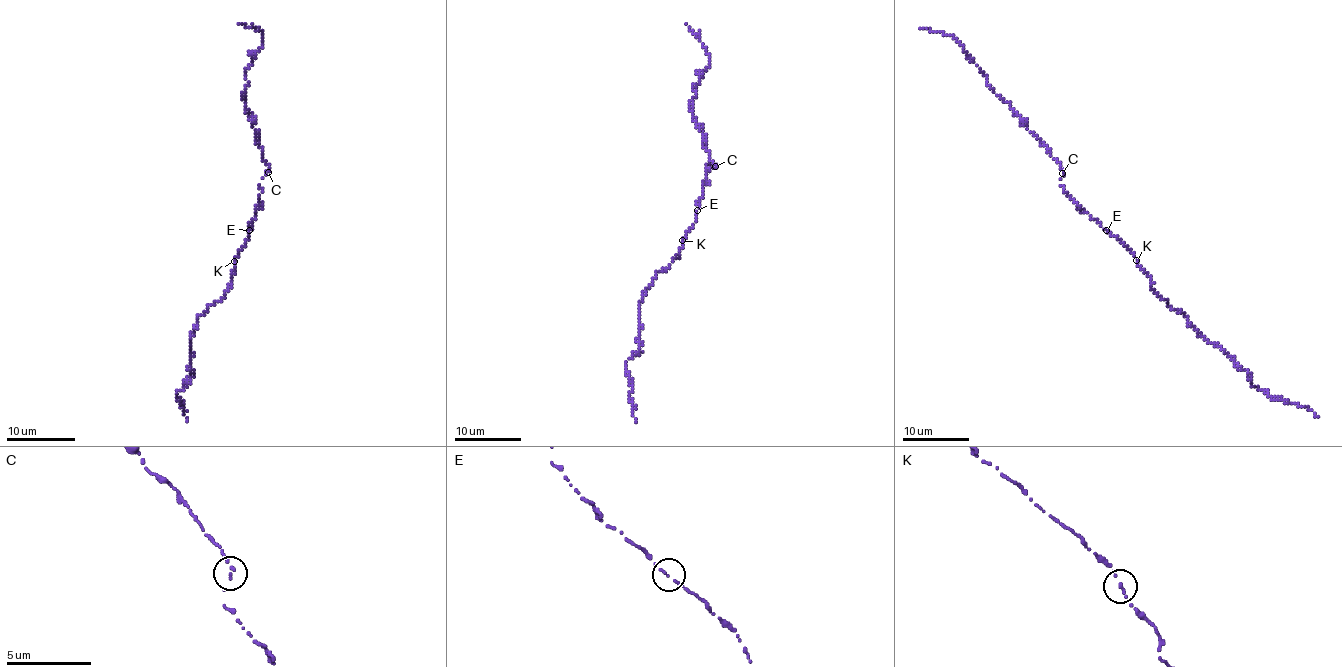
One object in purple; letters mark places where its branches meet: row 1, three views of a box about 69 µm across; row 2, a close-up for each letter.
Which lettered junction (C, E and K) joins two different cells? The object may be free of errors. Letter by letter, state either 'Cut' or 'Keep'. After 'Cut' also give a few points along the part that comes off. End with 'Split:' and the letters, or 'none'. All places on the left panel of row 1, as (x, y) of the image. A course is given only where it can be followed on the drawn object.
C: Keep
E: Keep
K: Keep
Split: none

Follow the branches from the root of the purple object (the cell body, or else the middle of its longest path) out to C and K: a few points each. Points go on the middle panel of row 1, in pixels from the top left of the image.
C: (697, 210), (709, 170), (705, 164), (715, 167)
K: (697, 210), (695, 222), (682, 240)

